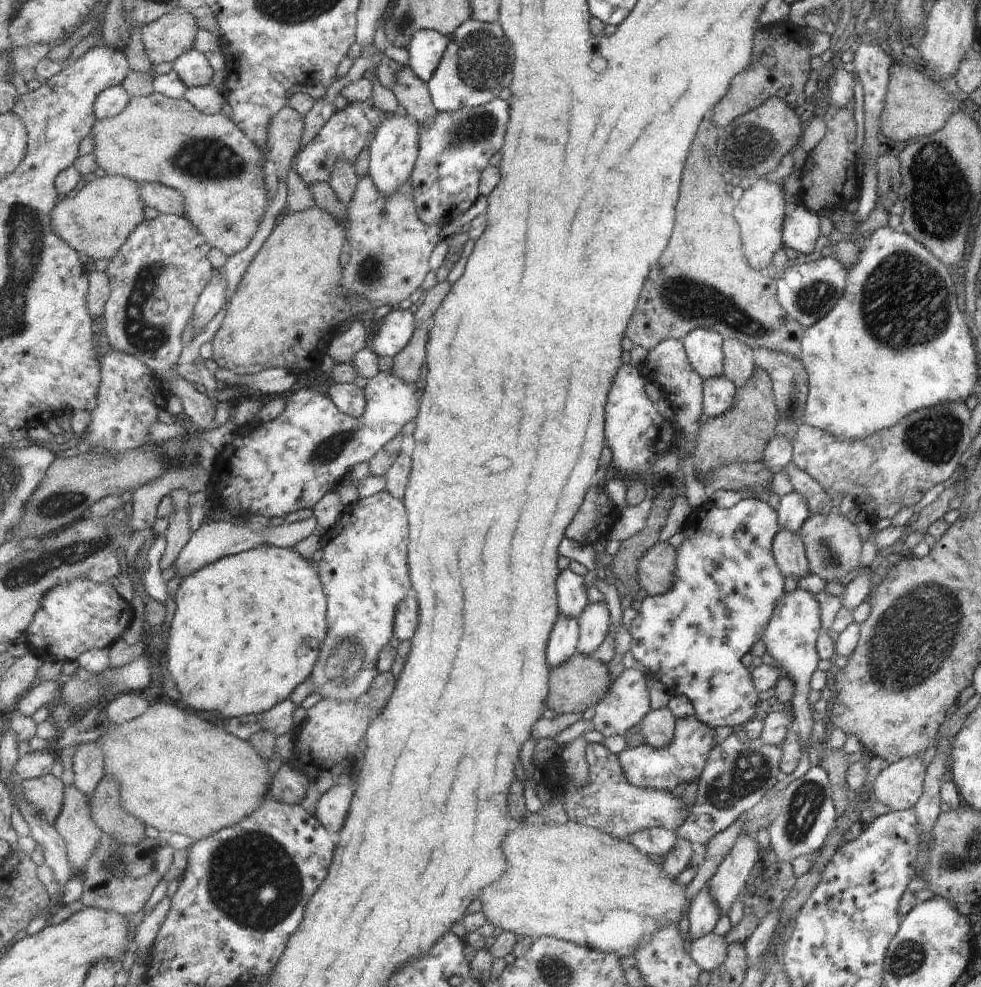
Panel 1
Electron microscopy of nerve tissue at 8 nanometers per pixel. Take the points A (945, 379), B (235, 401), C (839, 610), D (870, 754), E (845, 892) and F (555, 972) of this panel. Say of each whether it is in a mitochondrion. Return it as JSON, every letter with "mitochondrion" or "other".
{"A":"other","B":"other","C":"other","D":"other","E":"other","F":"mitochondrion"}

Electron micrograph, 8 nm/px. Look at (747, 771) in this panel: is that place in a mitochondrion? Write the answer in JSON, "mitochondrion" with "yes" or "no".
{"mitochondrion":"yes"}

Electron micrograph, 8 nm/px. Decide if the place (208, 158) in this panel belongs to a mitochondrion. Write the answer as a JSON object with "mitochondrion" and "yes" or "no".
{"mitochondrion":"yes"}

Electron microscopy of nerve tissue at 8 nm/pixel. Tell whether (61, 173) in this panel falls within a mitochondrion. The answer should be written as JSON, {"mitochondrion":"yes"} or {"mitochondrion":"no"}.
{"mitochondrion":"no"}

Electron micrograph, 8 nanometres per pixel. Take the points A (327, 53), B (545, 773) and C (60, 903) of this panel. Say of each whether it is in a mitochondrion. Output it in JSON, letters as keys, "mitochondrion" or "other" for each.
{"A":"other","B":"other","C":"other"}

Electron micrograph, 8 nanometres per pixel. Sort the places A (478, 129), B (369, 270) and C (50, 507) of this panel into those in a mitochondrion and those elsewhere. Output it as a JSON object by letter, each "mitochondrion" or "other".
{"A":"mitochondrion","B":"mitochondrion","C":"mitochondrion"}

